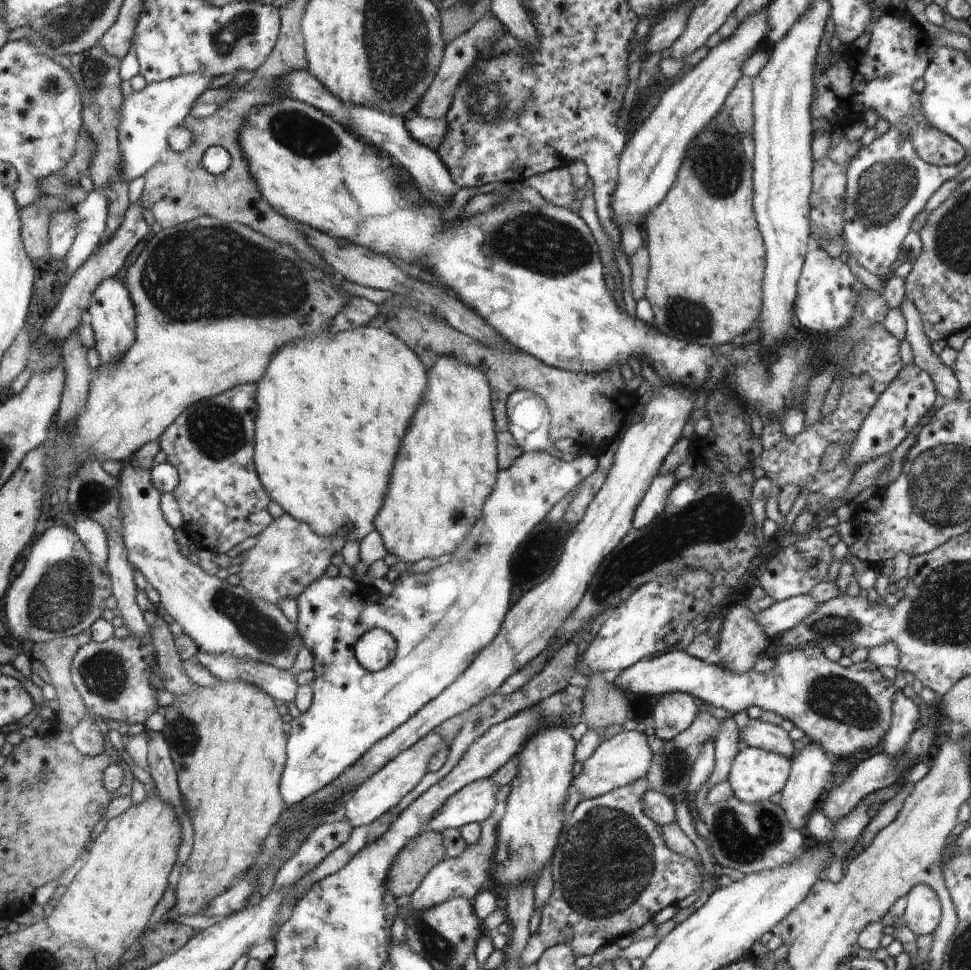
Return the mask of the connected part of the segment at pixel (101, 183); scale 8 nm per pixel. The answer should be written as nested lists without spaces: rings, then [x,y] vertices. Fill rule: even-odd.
[[[100,44],[88,52],[80,52],[70,56],[70,71],[75,76],[76,82],[80,85],[84,99],[84,127],[88,134],[96,142],[96,158],[90,168],[90,177],[95,184],[95,190],[104,190],[110,198],[110,220],[103,242],[110,242],[112,236],[122,228],[126,220],[126,214],[130,210],[130,184],[132,180],[122,178],[122,142],[120,142],[120,120],[122,120],[122,106],[124,97],[122,94],[122,78],[120,67],[122,60],[110,56]]]

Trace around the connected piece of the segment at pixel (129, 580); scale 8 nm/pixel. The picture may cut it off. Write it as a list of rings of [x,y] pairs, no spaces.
[[[124,536],[110,538],[110,562],[108,570],[115,586],[115,598],[118,602],[117,613],[121,615],[125,624],[134,636],[146,636],[151,628],[144,618],[144,611],[138,602],[138,586],[134,580],[136,572],[133,566]]]

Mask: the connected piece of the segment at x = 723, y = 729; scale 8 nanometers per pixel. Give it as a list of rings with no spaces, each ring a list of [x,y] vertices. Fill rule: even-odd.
[[[734,717],[722,719],[720,730],[716,734],[715,746],[715,767],[712,776],[708,778],[710,789],[722,781],[729,779],[732,761],[739,753],[738,750],[739,730],[736,727]]]

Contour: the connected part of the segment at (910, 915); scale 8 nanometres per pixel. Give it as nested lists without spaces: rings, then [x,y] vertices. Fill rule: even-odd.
[[[916,884],[911,894],[906,896],[908,904],[902,916],[906,926],[919,937],[933,934],[940,922],[939,895],[927,884]]]

